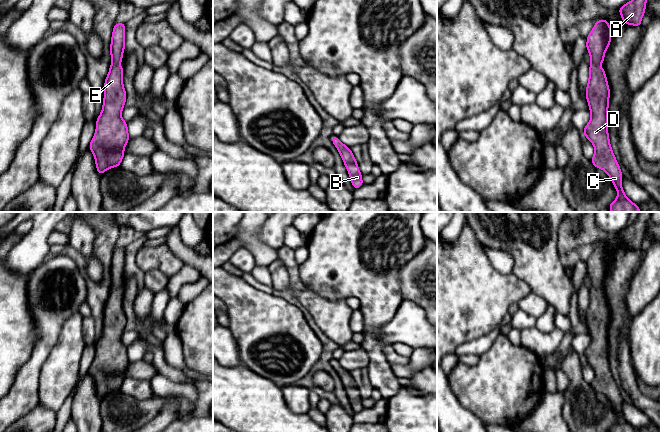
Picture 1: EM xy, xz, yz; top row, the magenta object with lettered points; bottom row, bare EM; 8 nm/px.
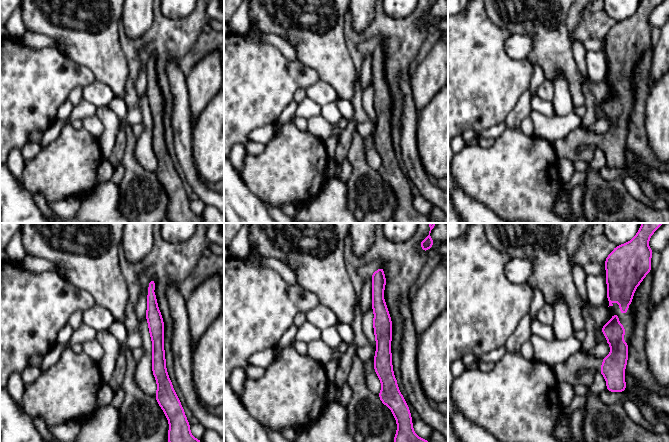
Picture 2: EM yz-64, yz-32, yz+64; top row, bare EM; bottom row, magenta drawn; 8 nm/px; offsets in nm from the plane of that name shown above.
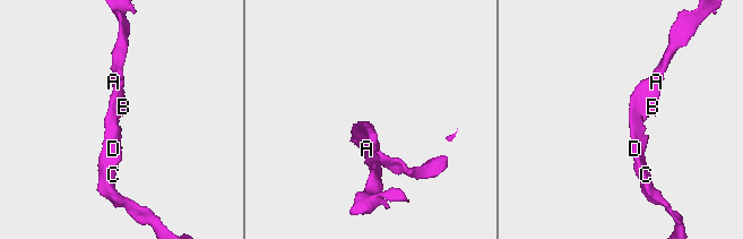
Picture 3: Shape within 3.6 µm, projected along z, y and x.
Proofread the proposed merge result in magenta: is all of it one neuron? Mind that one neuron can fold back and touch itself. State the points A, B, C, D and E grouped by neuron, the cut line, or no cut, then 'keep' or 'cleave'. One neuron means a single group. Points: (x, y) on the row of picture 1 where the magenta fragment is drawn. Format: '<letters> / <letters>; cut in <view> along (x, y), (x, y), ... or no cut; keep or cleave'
A B C D E; no cut; keep

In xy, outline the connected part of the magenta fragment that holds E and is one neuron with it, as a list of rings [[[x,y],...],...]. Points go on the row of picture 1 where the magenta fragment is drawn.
[[[115,23],[110,46],[113,60],[104,83],[103,107],[96,120],[96,131],[89,145],[99,175],[110,168],[120,166],[125,155],[123,150],[130,138],[127,123],[121,116],[127,99],[122,79],[124,68],[119,66],[124,49],[125,23]]]

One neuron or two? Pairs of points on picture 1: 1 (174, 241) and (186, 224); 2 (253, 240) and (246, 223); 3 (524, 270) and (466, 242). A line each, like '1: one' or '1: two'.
1: two
2: one
3: two

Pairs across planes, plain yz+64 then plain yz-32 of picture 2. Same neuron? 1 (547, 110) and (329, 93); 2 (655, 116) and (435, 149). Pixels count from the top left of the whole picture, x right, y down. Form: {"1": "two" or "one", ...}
{"1": "two", "2": "one"}

